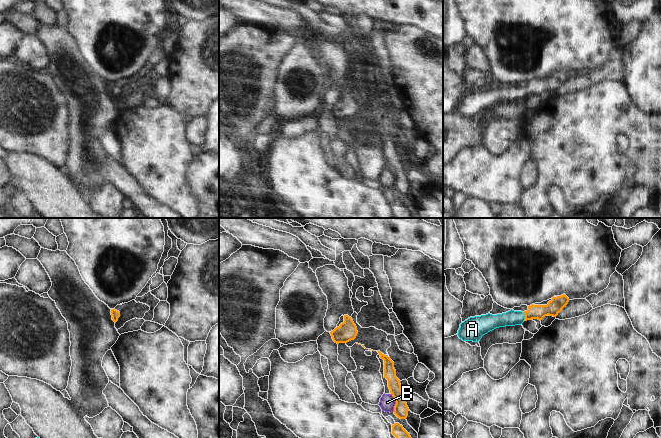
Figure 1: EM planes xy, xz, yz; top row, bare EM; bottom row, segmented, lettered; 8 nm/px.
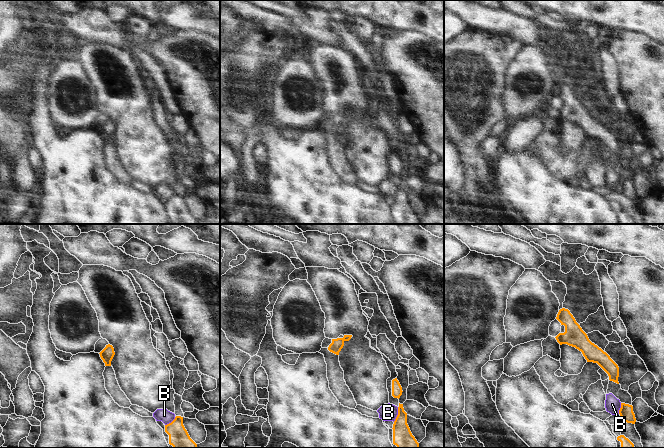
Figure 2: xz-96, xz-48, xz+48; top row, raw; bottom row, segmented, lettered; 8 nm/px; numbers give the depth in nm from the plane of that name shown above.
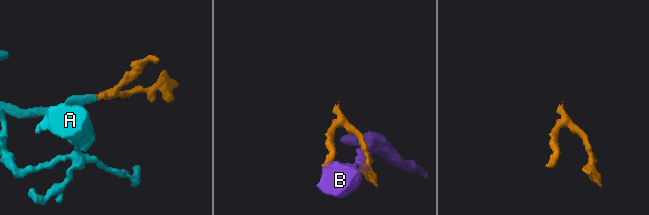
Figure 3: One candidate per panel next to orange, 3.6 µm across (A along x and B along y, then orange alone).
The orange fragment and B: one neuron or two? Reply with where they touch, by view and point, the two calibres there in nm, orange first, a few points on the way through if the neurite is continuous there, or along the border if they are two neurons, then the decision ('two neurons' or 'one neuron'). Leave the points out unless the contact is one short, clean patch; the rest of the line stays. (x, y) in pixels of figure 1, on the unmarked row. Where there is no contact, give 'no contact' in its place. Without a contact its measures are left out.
meets orange in xz at (395, 177); 120 nm thick on the orange side, 120 nm on the other; two neurons

